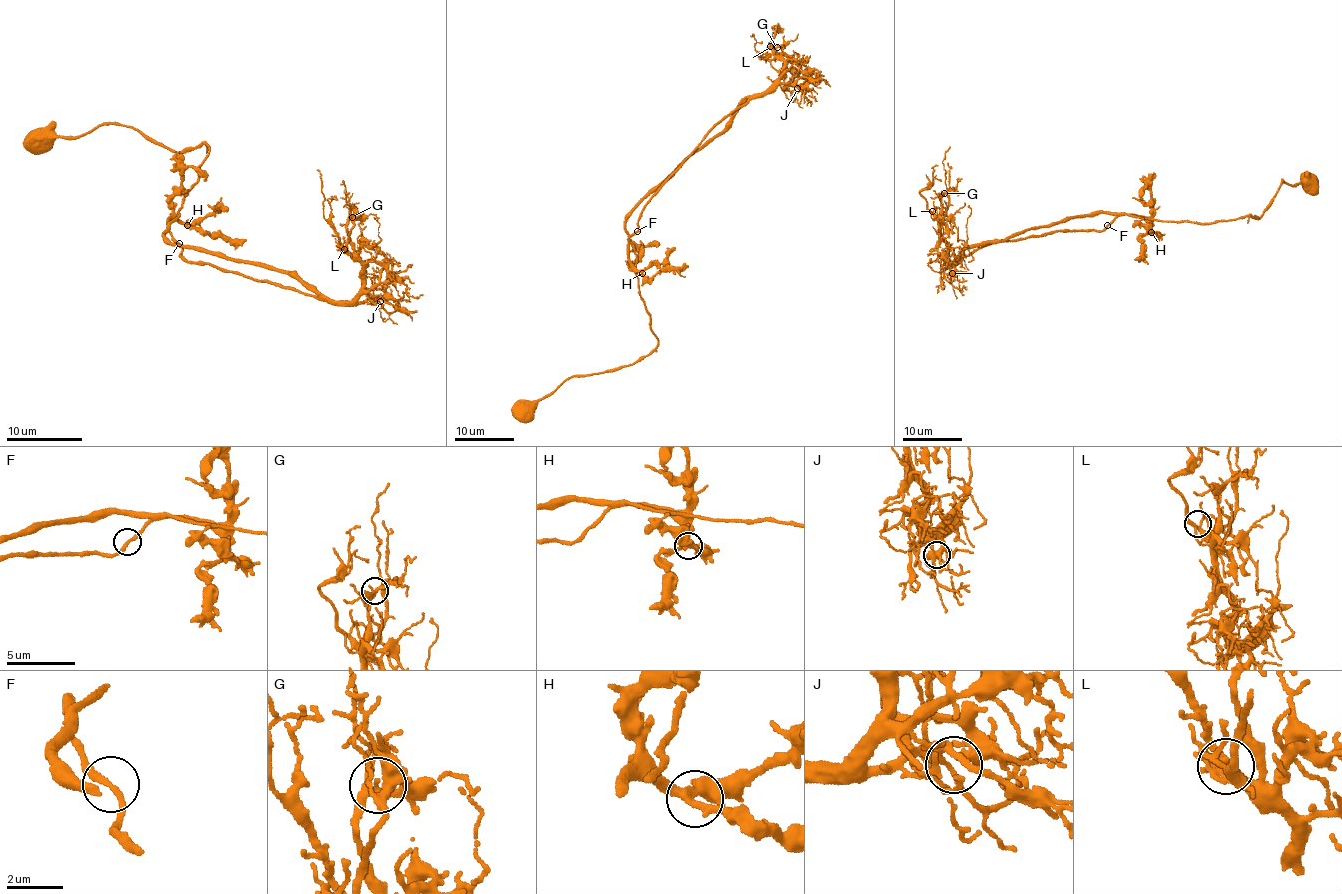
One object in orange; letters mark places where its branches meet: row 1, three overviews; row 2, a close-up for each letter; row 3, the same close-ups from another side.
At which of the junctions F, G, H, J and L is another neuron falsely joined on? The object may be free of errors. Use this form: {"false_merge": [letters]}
{"false_merge": []}

